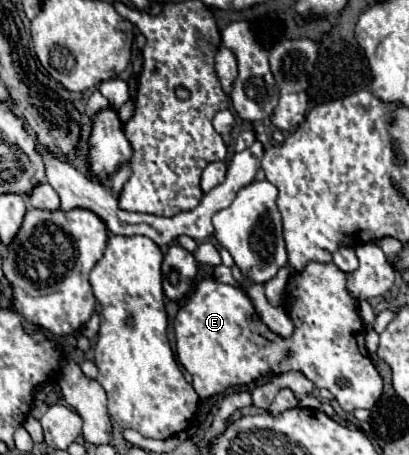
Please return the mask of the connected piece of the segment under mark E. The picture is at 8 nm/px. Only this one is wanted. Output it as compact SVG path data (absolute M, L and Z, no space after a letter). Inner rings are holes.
M308 262L302 272L290 276L284 288L284 310L294 322L294 332L292 336L284 338L272 332L262 322L256 308L252 306L250 296L244 294L240 288L222 284L216 278L204 278L196 286L194 294L184 302L174 320L176 354L186 372L190 372L192 386L198 392L198 396L210 398L232 386L248 386L262 376L296 370L302 372L316 388L328 388L346 412L354 412L356 408L374 408L382 394L382 378L376 372L364 346L366 326L358 314L358 300L346 288L346 280L348 272L334 266L334 262Z

